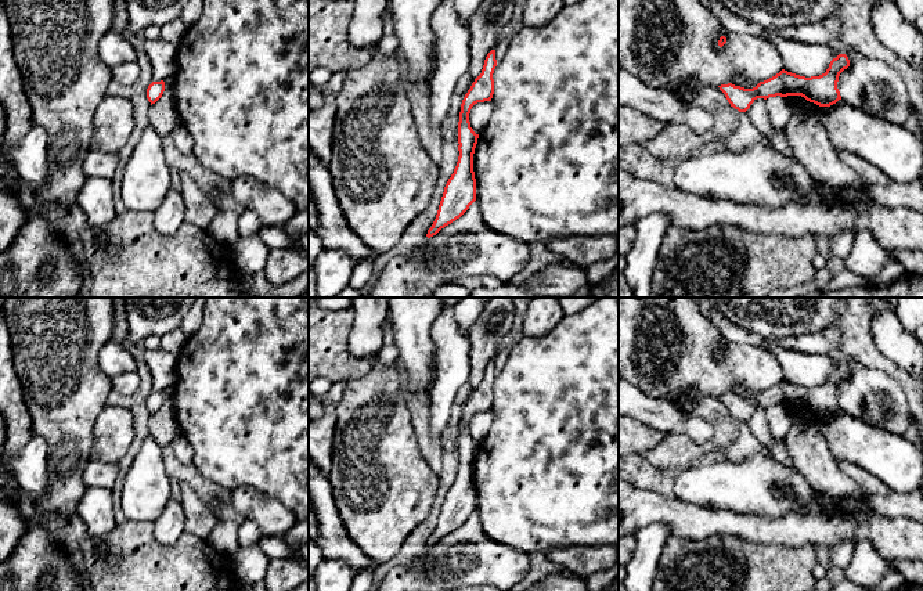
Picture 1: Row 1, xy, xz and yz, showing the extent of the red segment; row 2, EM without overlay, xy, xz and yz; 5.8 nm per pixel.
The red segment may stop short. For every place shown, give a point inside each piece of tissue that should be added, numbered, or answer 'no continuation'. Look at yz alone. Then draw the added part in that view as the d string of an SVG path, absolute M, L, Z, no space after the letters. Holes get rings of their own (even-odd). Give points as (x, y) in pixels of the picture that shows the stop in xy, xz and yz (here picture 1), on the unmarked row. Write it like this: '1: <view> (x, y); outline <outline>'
no continuation

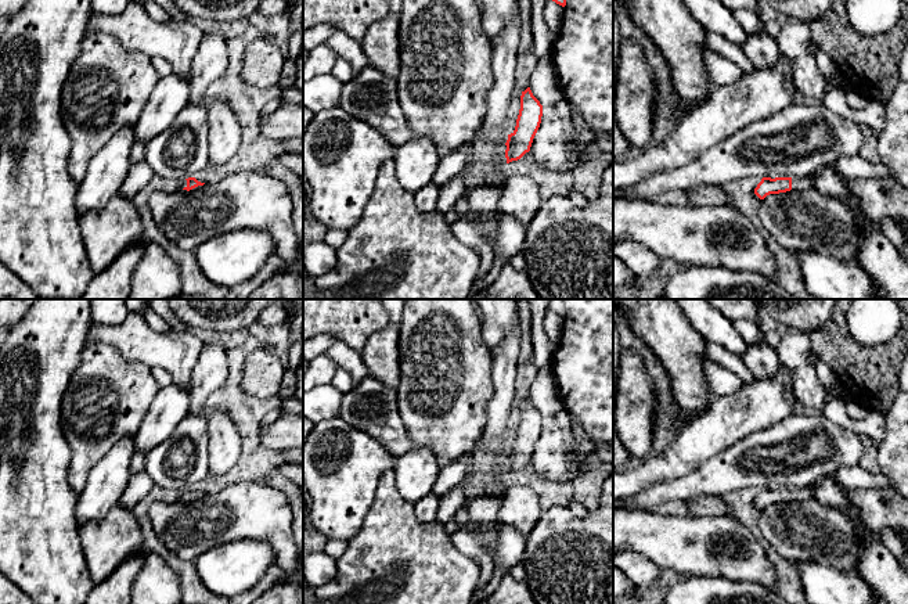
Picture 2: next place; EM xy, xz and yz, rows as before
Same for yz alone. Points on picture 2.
1: yz (797, 493); outline M812 486L810 488L792 488L793 500L811 500L812 499Z

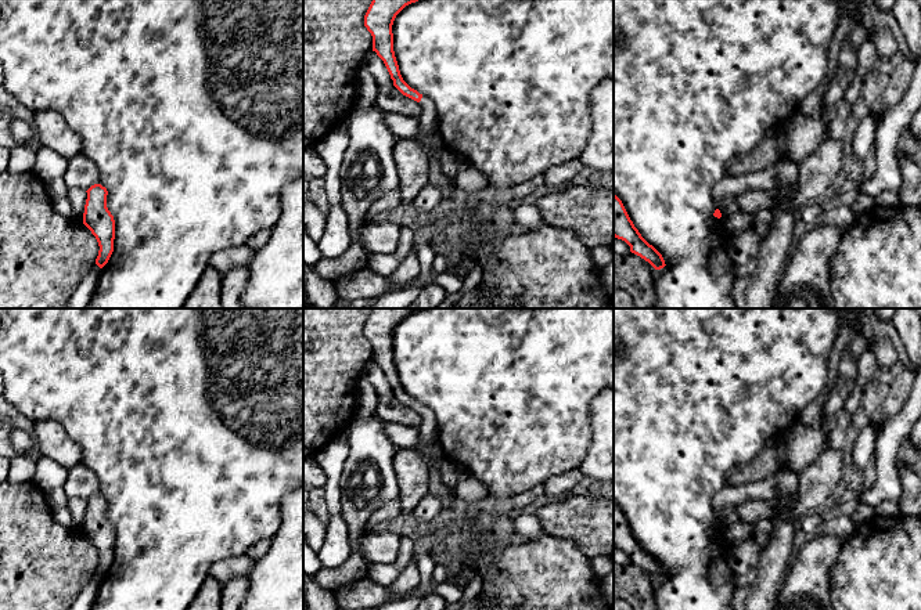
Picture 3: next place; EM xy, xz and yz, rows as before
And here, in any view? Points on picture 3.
1: xz (434, 455); outline M422 405L421 411L418 412L422 418L422 423L418 427L420 430L420 440L421 448L420 454L425 458L428 468L438 468L440 469L443 459L446 458L443 450L436 443L436 418L431 408Z

